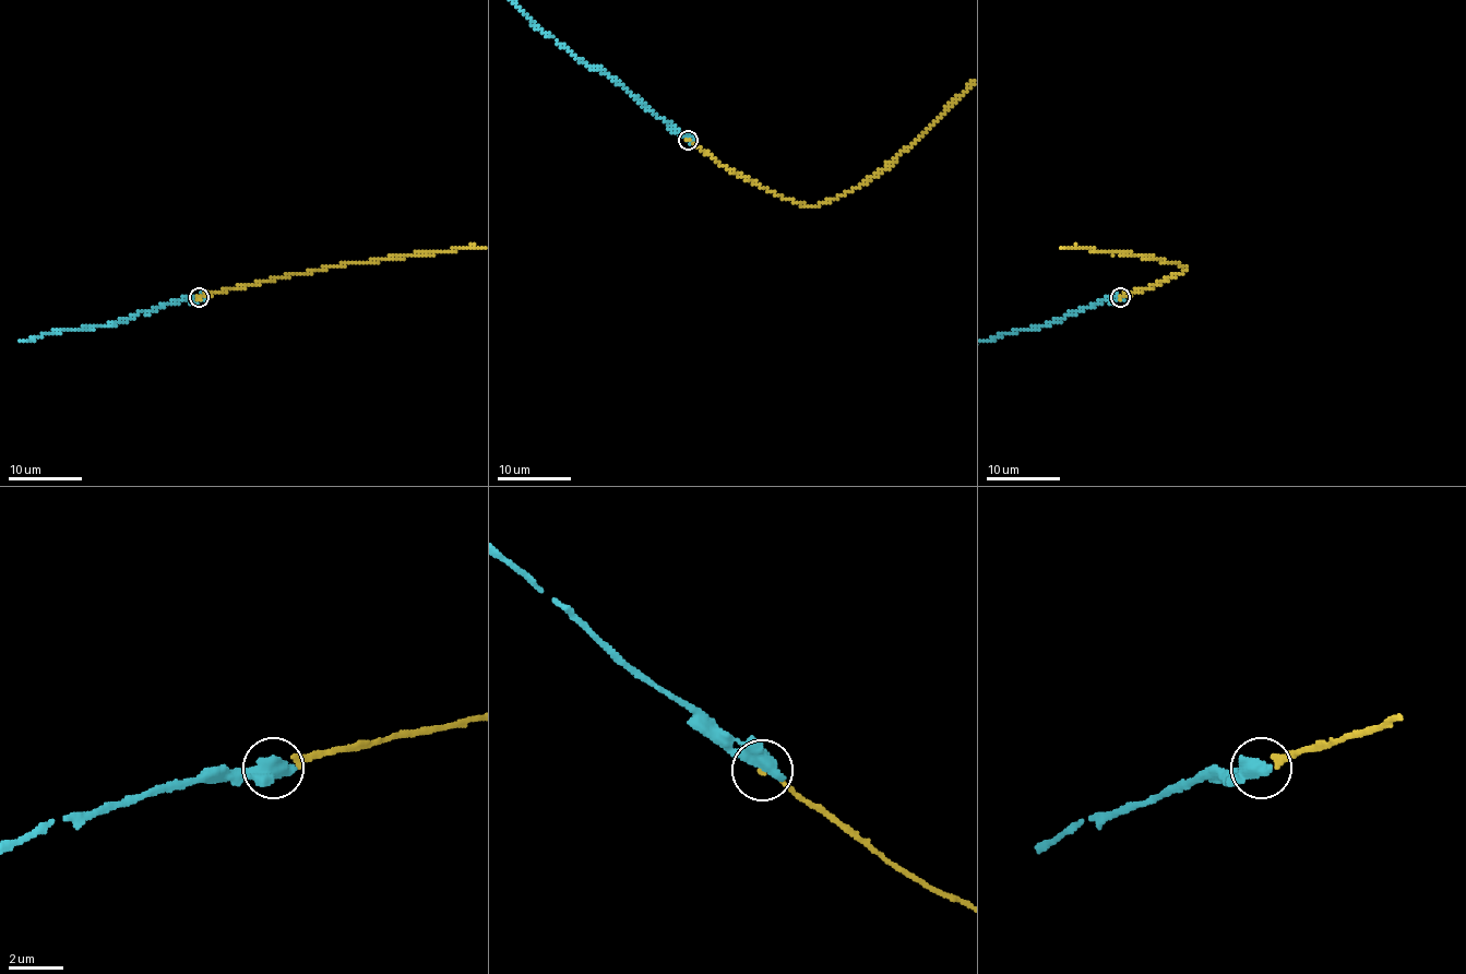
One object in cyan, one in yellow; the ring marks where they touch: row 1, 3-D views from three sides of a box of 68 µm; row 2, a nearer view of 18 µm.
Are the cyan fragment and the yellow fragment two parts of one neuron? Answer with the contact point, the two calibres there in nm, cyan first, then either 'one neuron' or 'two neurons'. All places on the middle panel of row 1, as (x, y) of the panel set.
place (688, 140); calibres 650 and 90 nm; two neurons

